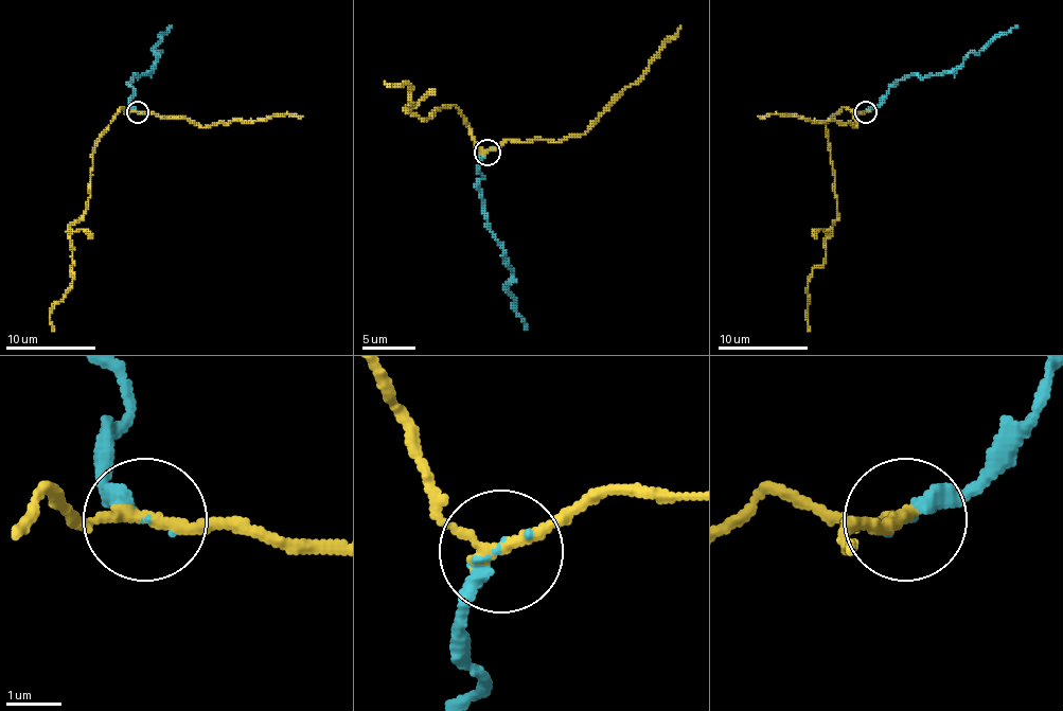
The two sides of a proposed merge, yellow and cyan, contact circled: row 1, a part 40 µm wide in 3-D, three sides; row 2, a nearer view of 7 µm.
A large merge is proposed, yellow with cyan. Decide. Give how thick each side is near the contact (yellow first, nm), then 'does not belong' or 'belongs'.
220 nm thick on the yellow side, 240 nm on the other; belongs

